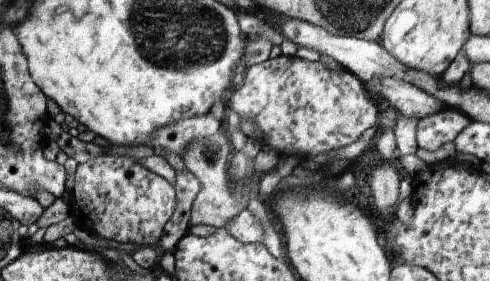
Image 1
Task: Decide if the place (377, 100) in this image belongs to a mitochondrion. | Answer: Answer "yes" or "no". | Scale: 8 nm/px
no

